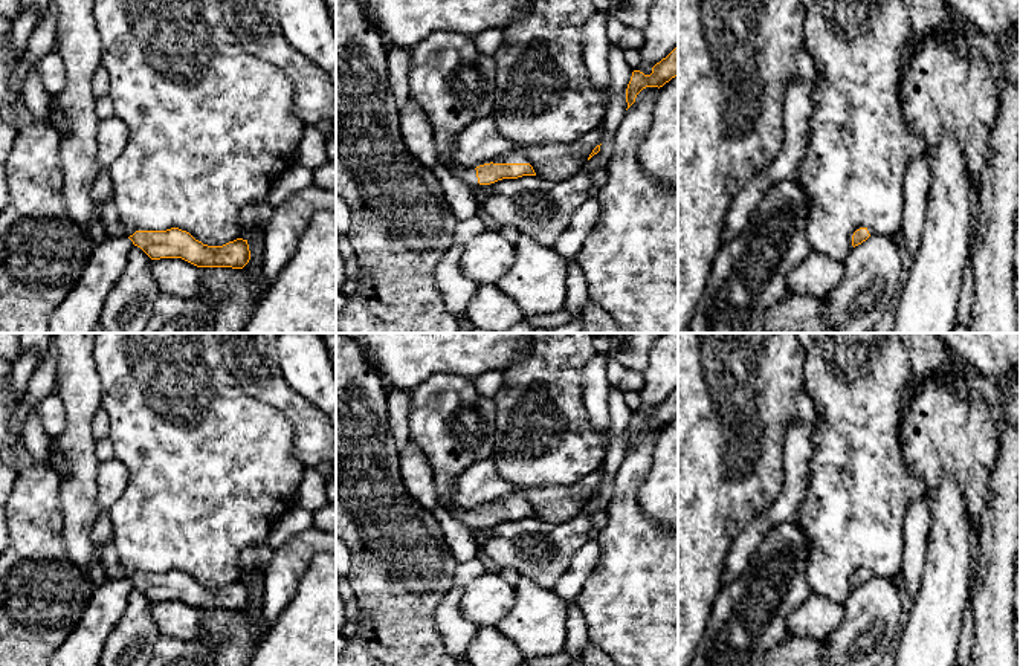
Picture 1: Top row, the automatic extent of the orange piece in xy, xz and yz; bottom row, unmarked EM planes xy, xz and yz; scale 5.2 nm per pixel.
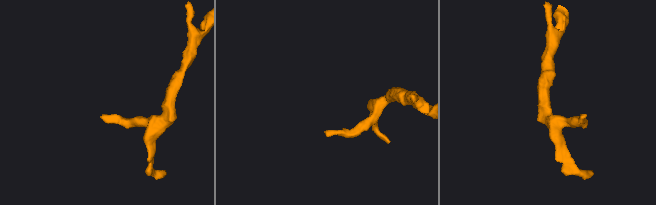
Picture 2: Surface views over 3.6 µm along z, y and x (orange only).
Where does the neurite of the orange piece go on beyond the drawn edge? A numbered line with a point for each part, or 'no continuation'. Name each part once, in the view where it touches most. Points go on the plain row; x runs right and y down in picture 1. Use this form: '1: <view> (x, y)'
1: xz (452, 425)
2: xz (516, 498)

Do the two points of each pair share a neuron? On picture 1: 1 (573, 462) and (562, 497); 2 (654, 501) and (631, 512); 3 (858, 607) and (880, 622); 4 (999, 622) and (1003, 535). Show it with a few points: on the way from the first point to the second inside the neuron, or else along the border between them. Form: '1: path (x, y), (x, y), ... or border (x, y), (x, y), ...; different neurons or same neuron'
1: border (597, 469), (568, 484), (530, 489); different neurons
2: border (648, 472), (639, 489), (639, 504), (661, 526); different neurons
3: path (863, 611), (875, 617); same neuron
4: path (999, 601), (999, 556); same neuron

